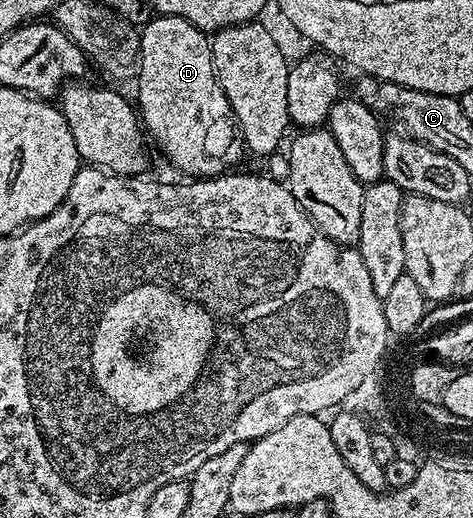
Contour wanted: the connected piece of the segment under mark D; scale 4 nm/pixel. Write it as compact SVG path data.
M151 16L141 26L140 57L138 59L138 101L136 109L140 114L145 132L154 136L154 141L166 152L166 157L178 169L190 173L191 178L205 179L225 174L244 154L242 132L234 118L232 107L218 82L218 76L212 63L210 50L211 38L179 17Z

